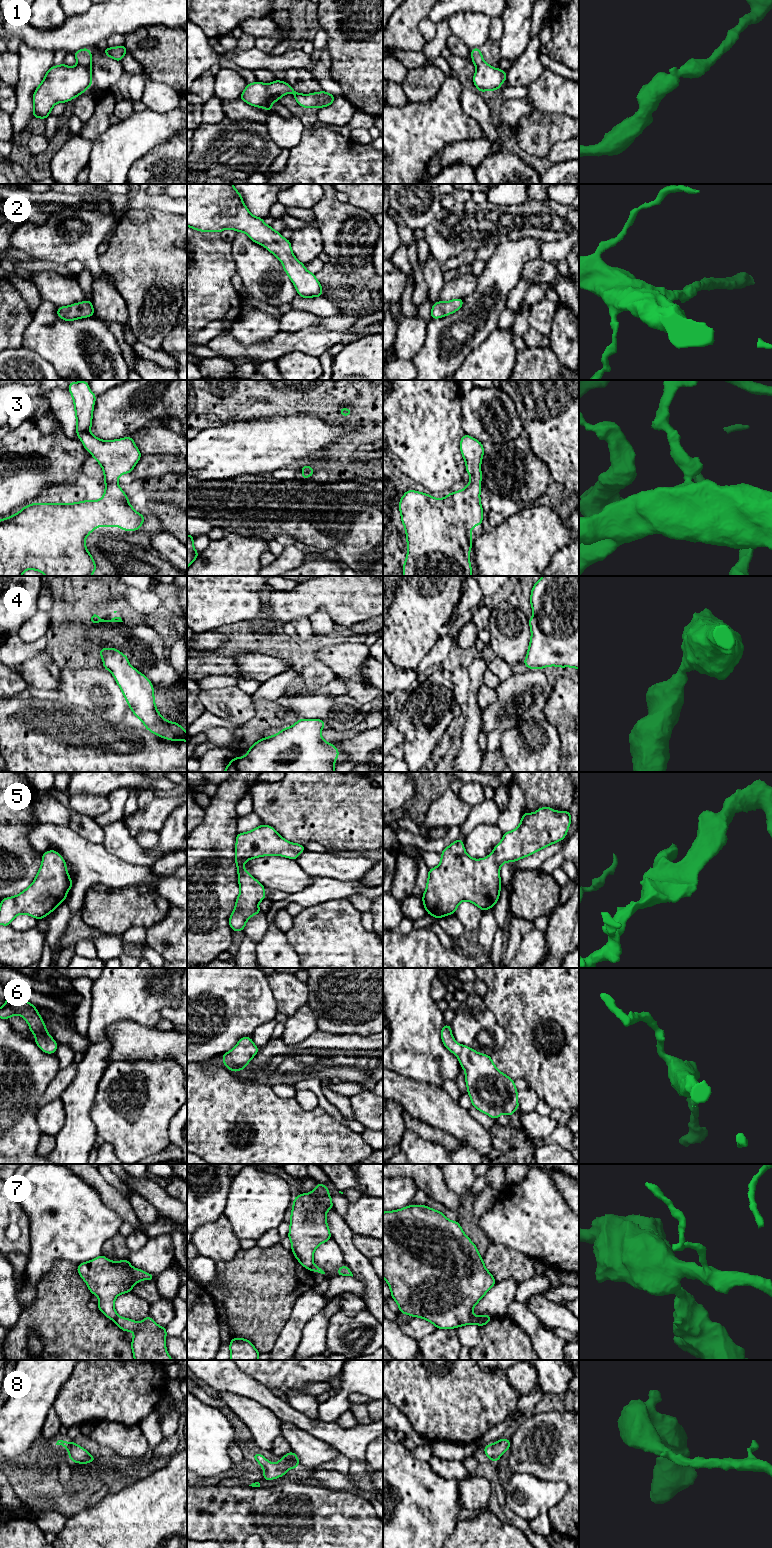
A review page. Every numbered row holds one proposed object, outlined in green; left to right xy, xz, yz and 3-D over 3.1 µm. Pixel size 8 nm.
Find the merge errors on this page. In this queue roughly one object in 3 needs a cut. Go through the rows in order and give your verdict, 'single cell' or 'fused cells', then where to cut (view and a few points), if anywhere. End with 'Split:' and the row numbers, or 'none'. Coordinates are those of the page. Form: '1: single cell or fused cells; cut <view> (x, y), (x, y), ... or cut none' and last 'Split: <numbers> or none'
1: single cell; cut none
2: single cell; cut none
3: single cell; cut none
4: single cell; cut none
5: single cell; cut none
6: single cell; cut none
7: fused cells; cut yz (483, 1315), (477, 1324)
8: single cell; cut none
Split: 7

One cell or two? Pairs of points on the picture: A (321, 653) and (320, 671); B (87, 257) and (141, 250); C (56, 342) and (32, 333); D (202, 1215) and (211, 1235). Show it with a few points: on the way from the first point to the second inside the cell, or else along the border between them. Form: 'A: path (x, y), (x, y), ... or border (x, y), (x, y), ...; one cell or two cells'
A: border (317, 659), (325, 663), (337, 674); two cells
B: border (98, 256), (98, 262), (104, 271); two cells
C: path (50, 336), (38, 335); one cell
D: border (223, 1214), (213, 1221), (202, 1224), (197, 1229); two cells

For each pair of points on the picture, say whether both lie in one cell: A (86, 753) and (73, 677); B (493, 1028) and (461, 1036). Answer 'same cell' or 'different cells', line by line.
A: different cells
B: same cell

